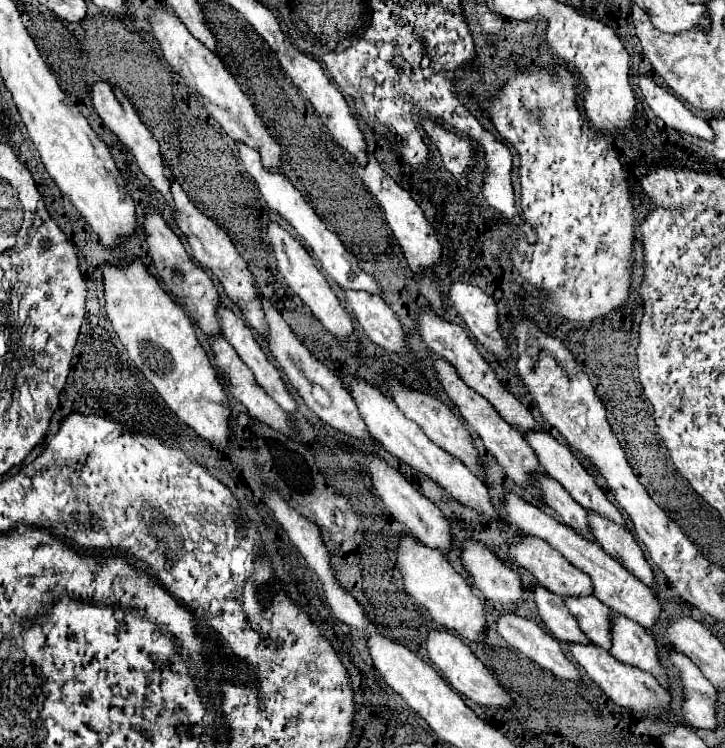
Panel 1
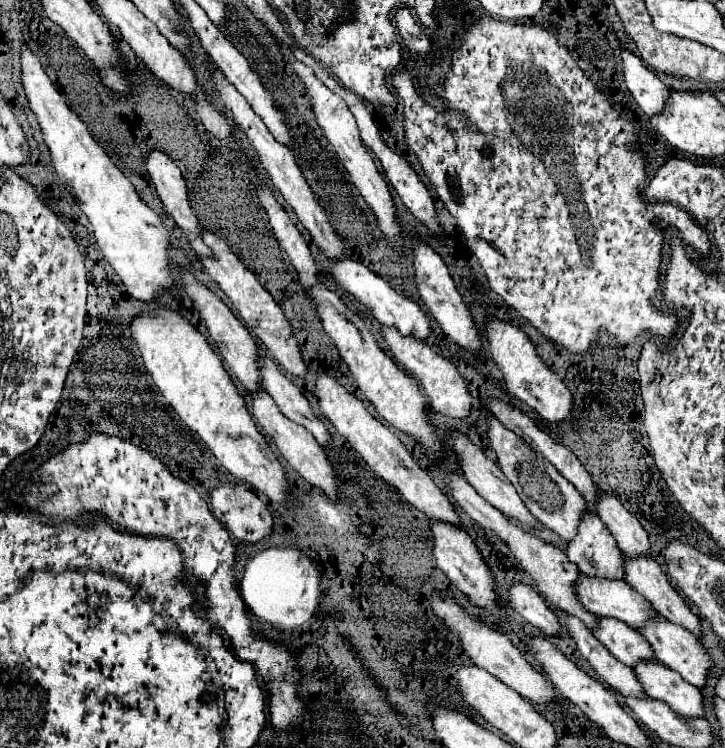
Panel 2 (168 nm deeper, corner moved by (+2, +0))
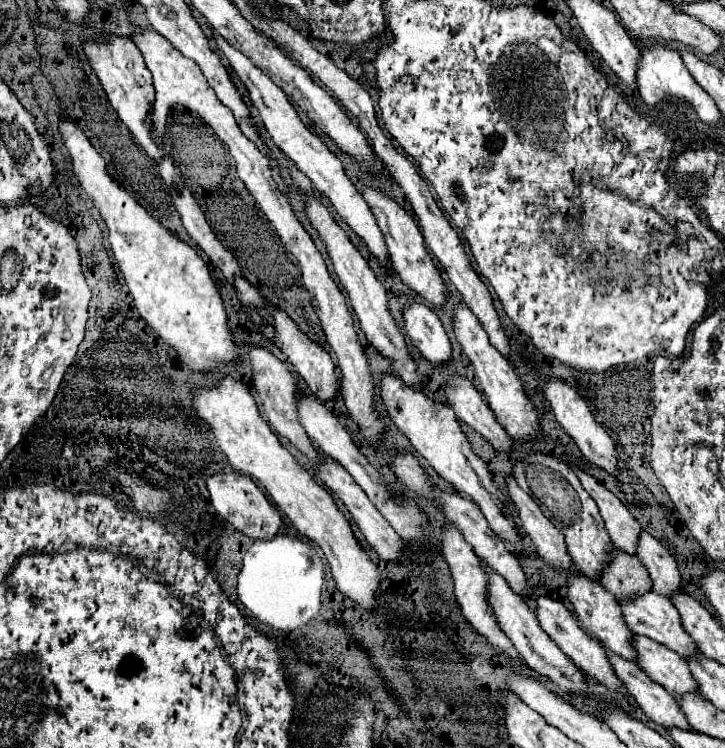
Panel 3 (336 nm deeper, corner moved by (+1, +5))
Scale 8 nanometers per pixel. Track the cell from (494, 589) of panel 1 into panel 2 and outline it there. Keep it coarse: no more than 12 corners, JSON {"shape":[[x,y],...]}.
{"shape":[[524,583],[508,589],[508,605],[546,637],[562,625],[540,593]]}

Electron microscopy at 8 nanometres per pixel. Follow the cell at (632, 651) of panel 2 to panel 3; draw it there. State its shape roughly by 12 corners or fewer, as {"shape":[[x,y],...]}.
{"shape":[[633,636],[637,666],[667,692],[697,690],[685,658]]}

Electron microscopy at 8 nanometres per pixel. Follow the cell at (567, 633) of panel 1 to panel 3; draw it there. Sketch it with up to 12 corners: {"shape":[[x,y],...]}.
{"shape":[[605,650],[615,676],[647,718],[691,728],[675,698],[631,660]]}

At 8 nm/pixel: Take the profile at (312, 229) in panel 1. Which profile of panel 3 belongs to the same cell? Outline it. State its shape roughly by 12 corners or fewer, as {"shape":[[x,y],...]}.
{"shape":[[425,304],[403,310],[405,334],[435,366],[451,358],[439,316]]}

